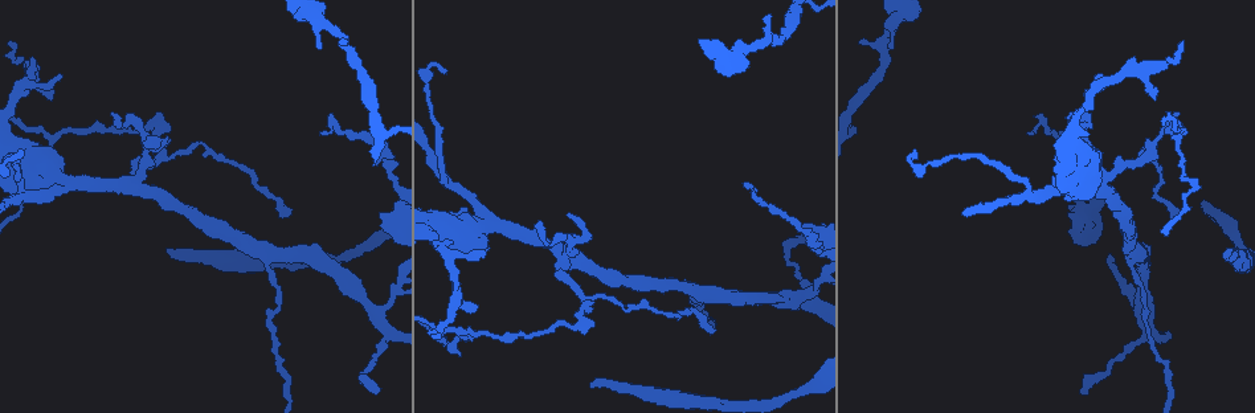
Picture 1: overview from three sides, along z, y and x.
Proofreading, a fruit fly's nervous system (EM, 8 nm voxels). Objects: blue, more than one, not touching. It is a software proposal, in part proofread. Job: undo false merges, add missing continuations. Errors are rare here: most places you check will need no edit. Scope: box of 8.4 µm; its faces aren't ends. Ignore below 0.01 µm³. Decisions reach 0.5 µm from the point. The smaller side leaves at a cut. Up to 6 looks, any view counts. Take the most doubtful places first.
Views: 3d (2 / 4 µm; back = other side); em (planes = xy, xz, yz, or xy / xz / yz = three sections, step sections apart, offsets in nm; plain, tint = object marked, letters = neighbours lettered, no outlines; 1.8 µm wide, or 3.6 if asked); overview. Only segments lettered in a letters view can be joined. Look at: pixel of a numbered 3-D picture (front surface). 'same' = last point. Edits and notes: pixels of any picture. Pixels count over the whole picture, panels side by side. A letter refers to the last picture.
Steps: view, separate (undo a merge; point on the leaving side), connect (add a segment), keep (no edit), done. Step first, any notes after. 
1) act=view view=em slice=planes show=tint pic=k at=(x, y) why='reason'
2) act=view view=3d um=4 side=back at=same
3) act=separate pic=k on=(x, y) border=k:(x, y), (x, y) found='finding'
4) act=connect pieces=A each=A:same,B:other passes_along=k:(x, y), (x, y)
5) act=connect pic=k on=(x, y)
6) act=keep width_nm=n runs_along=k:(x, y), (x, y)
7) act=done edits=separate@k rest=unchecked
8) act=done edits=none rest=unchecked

act=view view=3d um=2 pic=1 at=(592, 385) why='branch stops here'

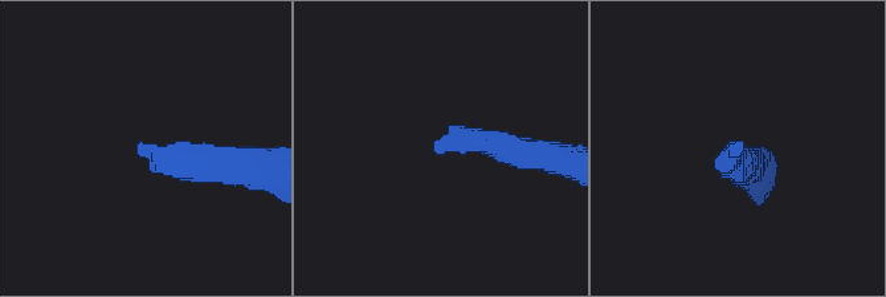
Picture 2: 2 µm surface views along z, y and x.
act=view view=em um=3.6 slice=yz step=8 show=letters pic=2 at=(140, 148)

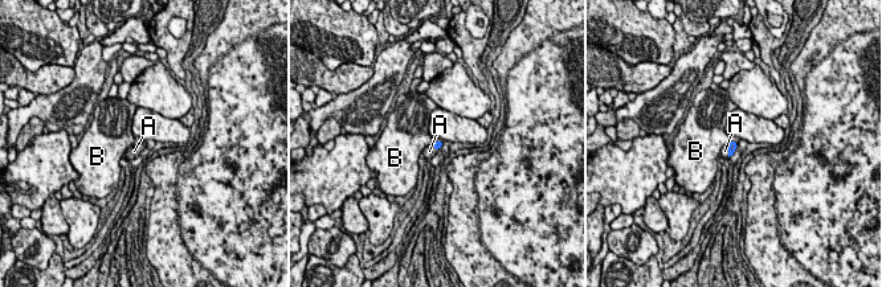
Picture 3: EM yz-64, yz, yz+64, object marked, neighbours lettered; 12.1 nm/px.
act=connect pieces=A each=A:same,B:other passes_along=3:(733, 146), (729, 152), (725, 151) found='it goes on there'

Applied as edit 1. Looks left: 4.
act=view view=3d um=2 pic=1 at=(132, 186) why='sharp bend'

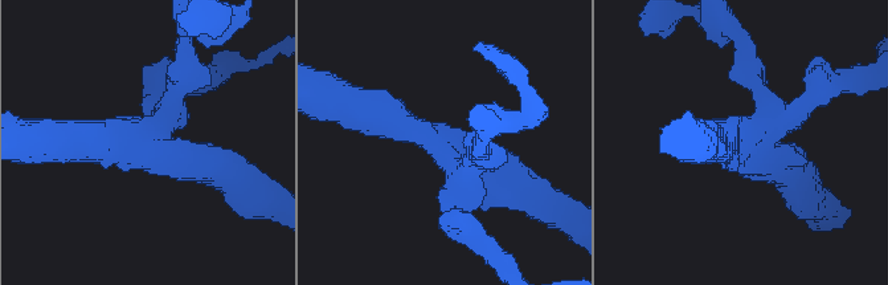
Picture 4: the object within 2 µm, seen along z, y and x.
act=view view=em slice=planes show=tint pic=4 at=(146, 148) arms=4

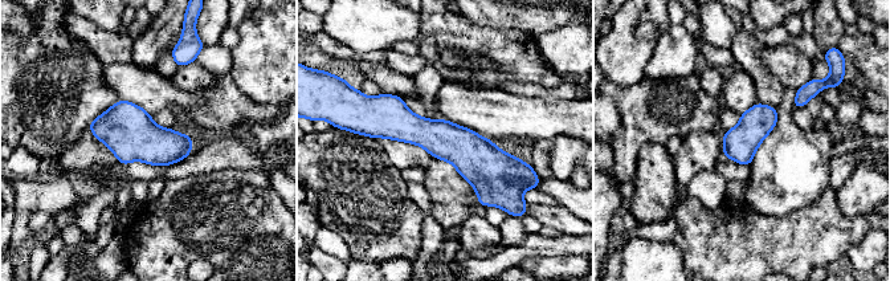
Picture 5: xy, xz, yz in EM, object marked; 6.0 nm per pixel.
act=view view=em slice=planes show=letters at=same why='see the neighbours'

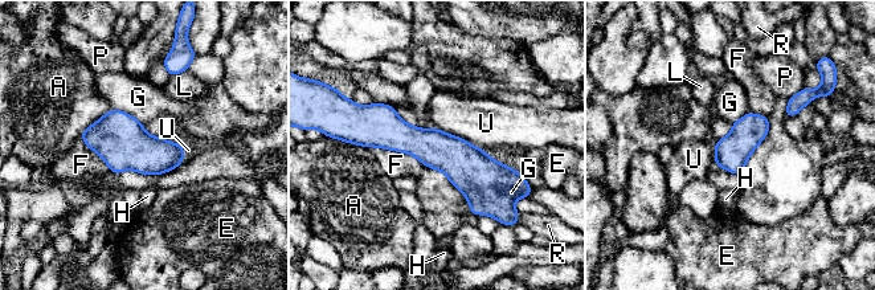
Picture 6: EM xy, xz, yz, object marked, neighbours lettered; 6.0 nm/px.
act=keep each=A:other,E:other,F:other,G:other,H:other,L:other,P:other,R:other,U:other runs_along=6:(359, 134), (511, 176) found='continuous, no second neuron'

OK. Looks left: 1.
act=done edits=connect@3 rest=unchecked

